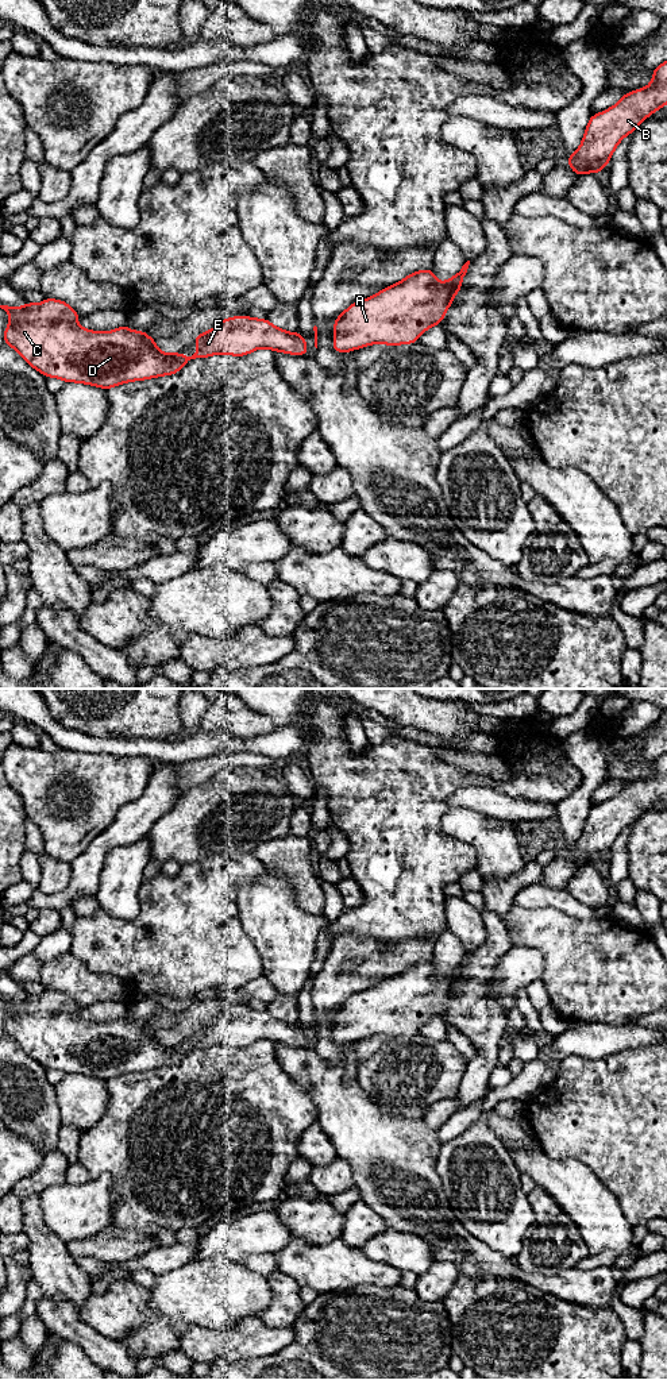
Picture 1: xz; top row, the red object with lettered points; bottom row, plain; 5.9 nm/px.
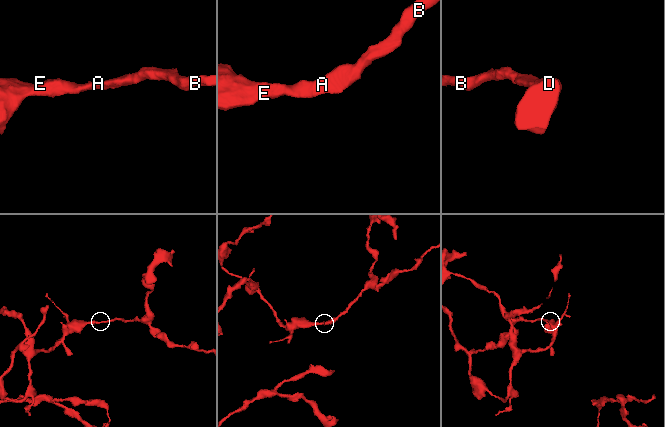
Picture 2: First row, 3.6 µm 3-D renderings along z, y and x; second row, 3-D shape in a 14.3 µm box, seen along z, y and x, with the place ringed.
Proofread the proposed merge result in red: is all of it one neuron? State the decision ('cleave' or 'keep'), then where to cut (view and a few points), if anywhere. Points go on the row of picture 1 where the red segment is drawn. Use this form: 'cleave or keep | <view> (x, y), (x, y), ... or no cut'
keep | no cut

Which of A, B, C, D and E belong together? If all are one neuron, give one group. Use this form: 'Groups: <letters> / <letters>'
Groups: A B C D E

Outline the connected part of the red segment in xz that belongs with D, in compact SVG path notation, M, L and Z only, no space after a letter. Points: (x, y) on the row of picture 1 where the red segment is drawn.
M45 297L42 304L26 302L22 308L0 305L9 315L9 325L4 329L4 343L16 350L26 362L46 378L59 378L66 382L78 382L99 386L104 390L131 382L171 375L178 373L190 359L208 358L216 354L244 356L258 348L271 348L274 352L286 352L304 356L308 346L300 331L286 332L273 325L267 319L236 316L223 319L213 329L192 339L200 347L192 356L182 352L165 354L155 346L155 339L144 331L131 331L122 325L109 332L89 331L76 323L81 315L62 300Z

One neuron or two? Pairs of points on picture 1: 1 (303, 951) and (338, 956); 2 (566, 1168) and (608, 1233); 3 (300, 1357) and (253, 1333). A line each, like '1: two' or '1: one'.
1: two
2: one
3: two

